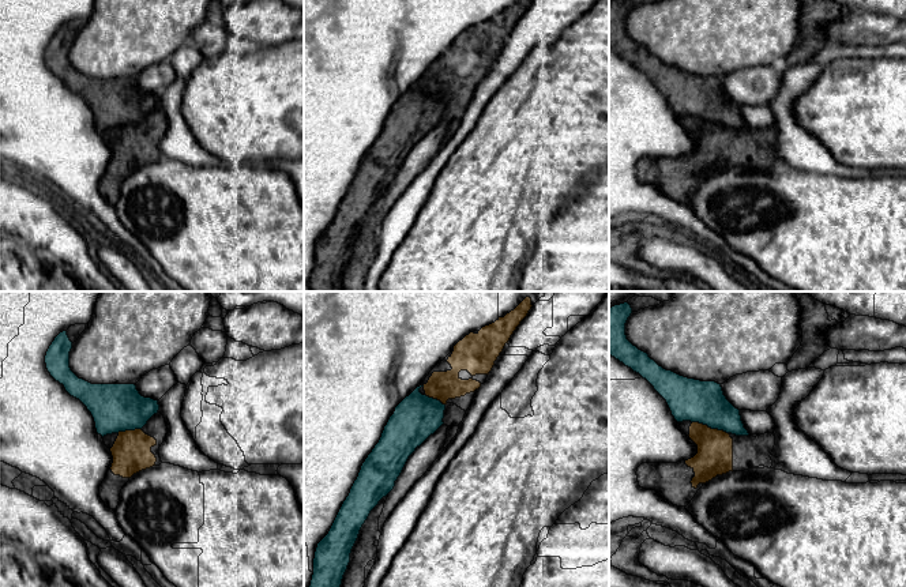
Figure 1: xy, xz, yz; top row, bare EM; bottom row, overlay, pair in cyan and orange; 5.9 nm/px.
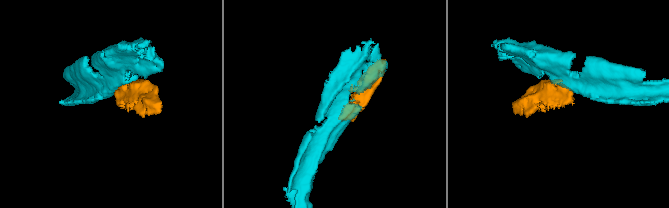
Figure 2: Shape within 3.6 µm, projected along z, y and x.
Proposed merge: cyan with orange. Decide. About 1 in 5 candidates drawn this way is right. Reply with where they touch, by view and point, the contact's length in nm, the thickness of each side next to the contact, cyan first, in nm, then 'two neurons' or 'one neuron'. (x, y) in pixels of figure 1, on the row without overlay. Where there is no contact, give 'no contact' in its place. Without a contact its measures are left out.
yz (710, 121) | 220 nm | 260/220 nm | two neurons

